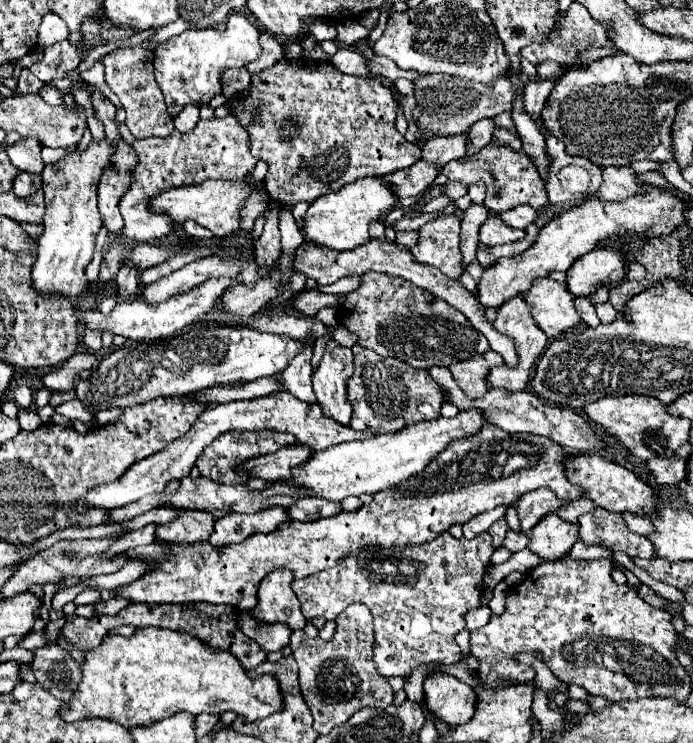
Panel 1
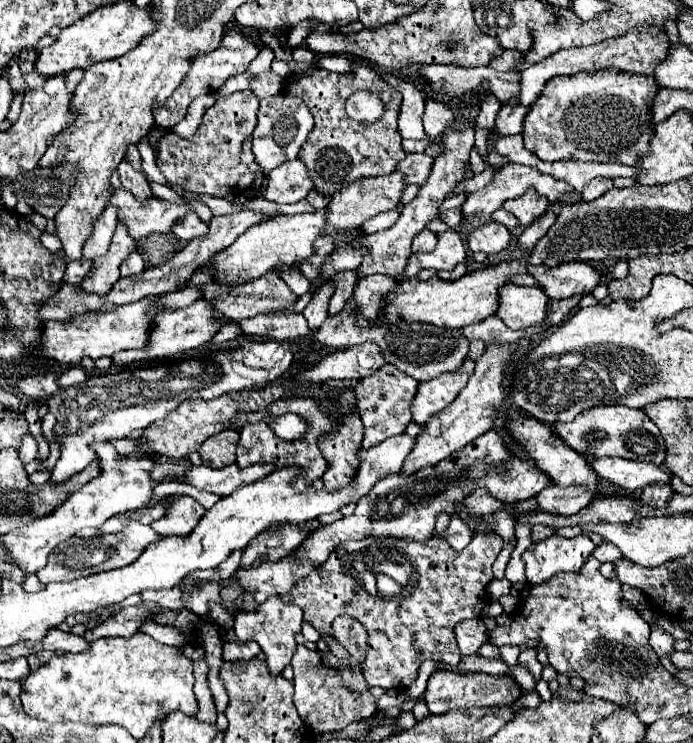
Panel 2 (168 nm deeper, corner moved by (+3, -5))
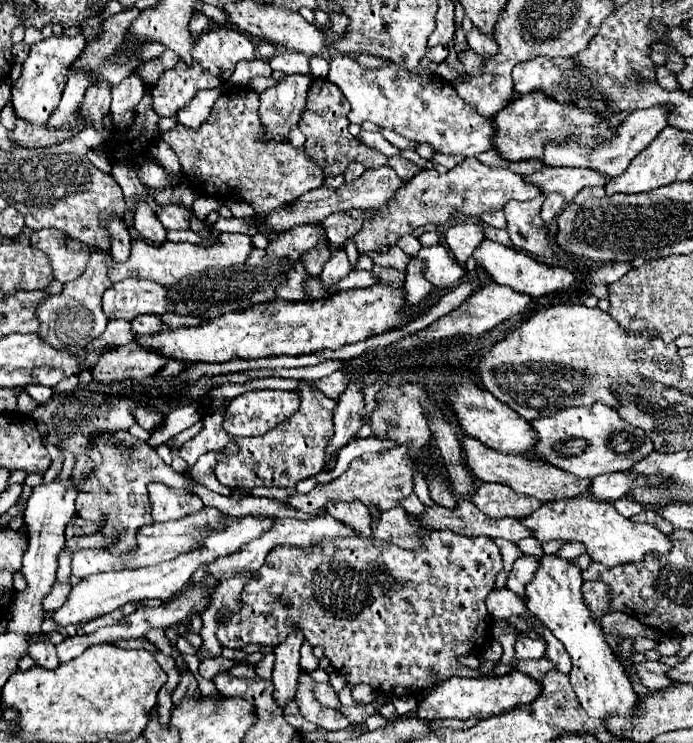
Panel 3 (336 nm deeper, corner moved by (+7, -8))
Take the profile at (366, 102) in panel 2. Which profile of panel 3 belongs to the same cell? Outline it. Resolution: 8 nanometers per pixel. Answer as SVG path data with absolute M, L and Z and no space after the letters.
M336 56L330 60L328 80L346 96L352 108L348 112L352 124L362 124L366 120L374 122L380 128L394 130L418 144L430 142L434 152L440 154L478 156L480 152L494 148L494 118L486 118L464 104L448 82L442 82L430 72L410 72L396 64L368 70L350 56Z

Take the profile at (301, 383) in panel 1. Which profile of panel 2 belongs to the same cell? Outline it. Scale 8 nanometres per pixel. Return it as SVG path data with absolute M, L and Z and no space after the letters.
M334 281L322 285L322 287L314 293L314 297L312 297L312 301L308 303L308 307L304 309L302 315L306 317L306 321L308 321L308 325L310 325L312 329L318 329L318 327L322 325L322 321L328 319L328 303L330 303L330 297L332 297L332 295L334 295Z

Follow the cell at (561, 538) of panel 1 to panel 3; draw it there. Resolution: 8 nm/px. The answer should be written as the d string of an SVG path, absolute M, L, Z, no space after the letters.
M544 554L538 560L538 570L534 572L534 578L526 584L526 606L536 618L542 620L544 626L552 630L552 634L564 644L566 652L570 654L570 684L586 714L598 720L606 720L612 716L632 718L636 712L638 696L634 696L632 684L622 666L616 662L614 652L610 650L600 626L592 624L590 612L582 600L580 586L582 570L572 560L564 560L558 554Z

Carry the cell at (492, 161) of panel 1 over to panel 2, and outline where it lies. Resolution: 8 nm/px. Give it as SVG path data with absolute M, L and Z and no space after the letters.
M530 191L530 193L524 193L522 197L506 201L504 209L510 211L512 215L516 215L520 225L526 227L526 225L534 223L546 211L548 205L550 205L550 201L546 197L540 197L536 191Z

